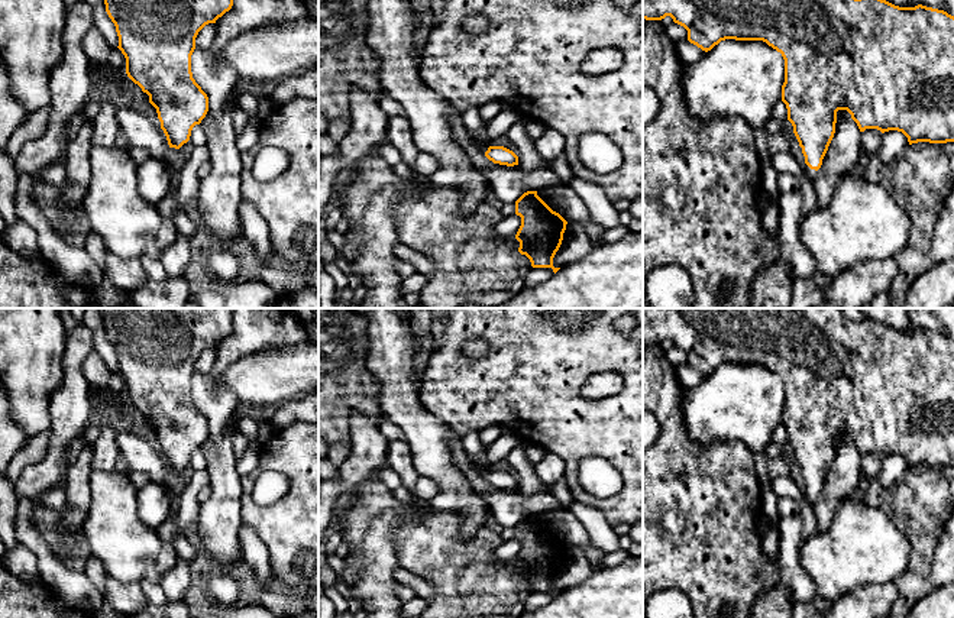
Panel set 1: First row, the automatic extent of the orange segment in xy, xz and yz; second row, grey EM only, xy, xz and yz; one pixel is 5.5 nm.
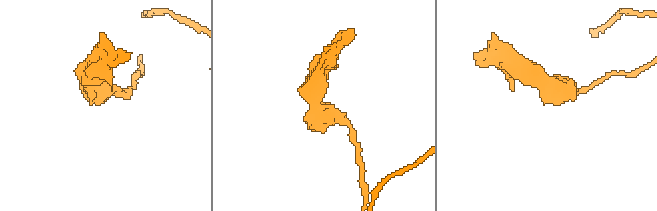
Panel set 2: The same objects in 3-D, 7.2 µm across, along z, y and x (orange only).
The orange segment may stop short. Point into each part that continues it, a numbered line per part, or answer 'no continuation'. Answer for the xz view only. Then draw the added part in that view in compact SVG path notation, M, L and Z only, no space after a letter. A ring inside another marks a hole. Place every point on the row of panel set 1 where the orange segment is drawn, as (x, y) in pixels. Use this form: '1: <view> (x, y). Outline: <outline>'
1: xz (481, 146). Outline: M468 135L468 139L472 142L472 145L481 152L485 155L485 152L488 151L488 148L491 146L489 142L484 143L484 142L479 142L478 139L472 137Z

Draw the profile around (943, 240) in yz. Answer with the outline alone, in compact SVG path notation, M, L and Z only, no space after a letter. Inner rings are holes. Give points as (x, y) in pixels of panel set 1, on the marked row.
M954 184L935 224L931 258L934 263L954 259Z

